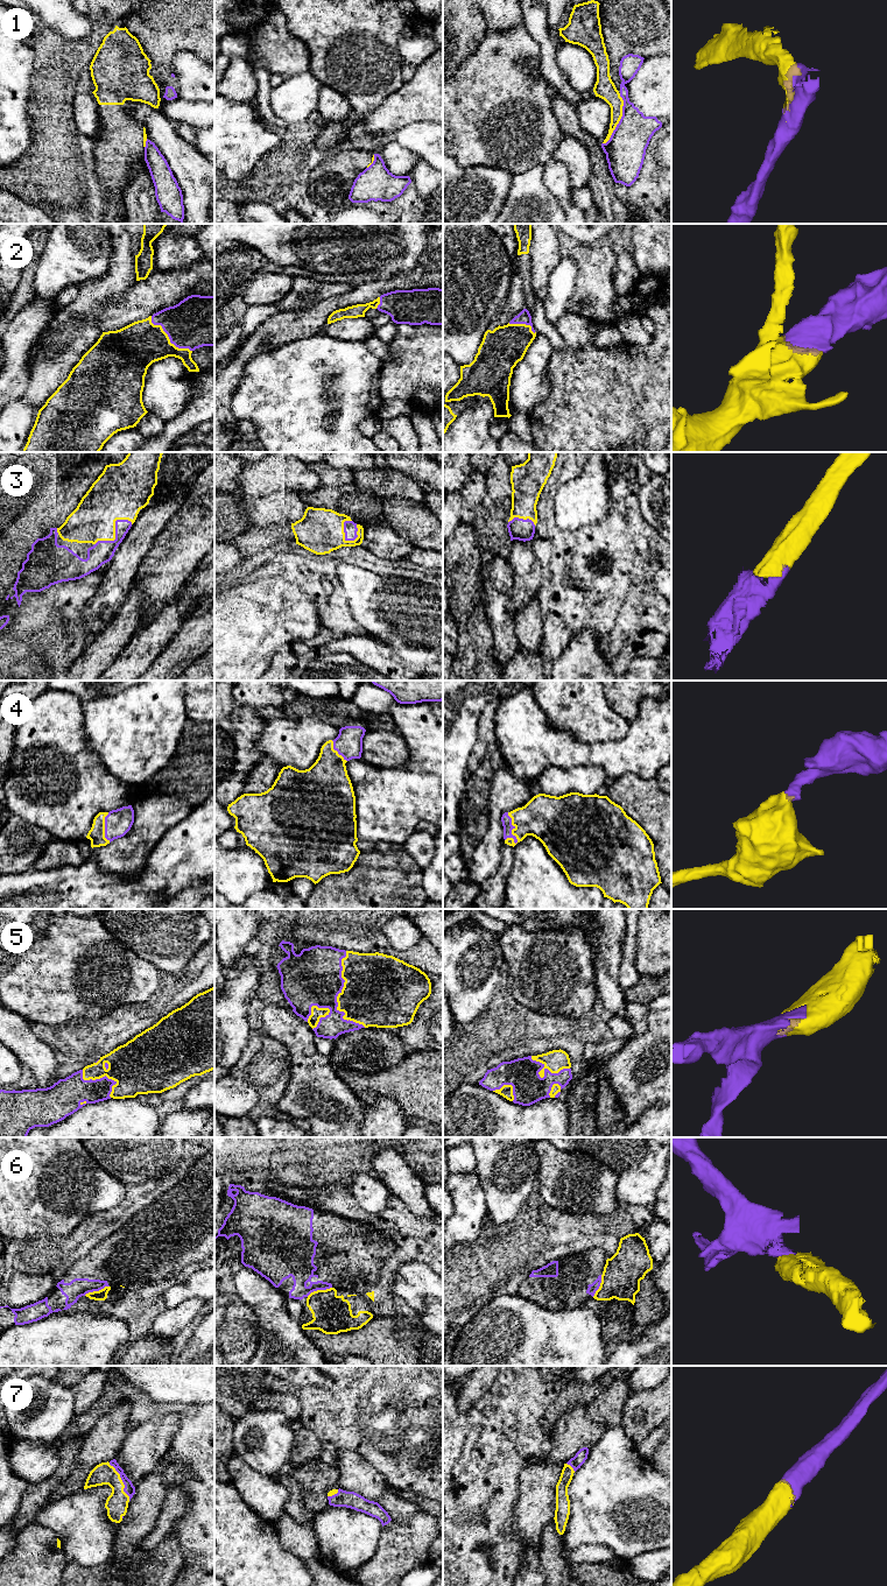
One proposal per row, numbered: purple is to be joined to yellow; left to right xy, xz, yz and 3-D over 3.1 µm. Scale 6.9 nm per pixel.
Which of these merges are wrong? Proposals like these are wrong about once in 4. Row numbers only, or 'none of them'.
1, 6

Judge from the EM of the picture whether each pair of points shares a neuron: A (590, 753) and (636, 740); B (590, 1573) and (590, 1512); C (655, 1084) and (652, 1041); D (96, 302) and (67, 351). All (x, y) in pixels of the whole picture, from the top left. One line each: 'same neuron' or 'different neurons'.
A: same neuron
B: different neurons
C: same neuron
D: same neuron

